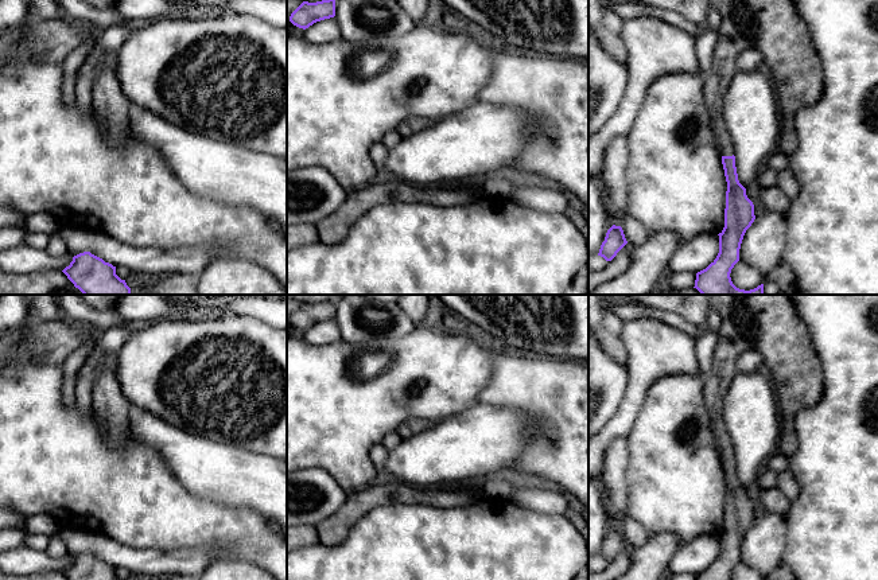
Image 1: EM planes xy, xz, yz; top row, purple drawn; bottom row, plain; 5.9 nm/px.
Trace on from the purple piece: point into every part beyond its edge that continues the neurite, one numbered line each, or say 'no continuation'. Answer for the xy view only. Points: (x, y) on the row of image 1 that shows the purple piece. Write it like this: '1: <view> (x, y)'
no continuation

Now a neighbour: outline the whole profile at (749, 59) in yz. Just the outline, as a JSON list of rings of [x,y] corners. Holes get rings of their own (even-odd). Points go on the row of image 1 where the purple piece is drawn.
[[[747,48],[743,52],[741,52],[737,59],[737,70],[755,70],[762,63],[765,63],[764,55],[758,50]]]

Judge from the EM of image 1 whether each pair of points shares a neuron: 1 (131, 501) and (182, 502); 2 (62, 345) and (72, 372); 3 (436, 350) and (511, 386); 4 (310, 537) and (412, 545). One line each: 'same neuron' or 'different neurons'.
1: same neuron
2: different neurons
3: different neurons
4: different neurons

